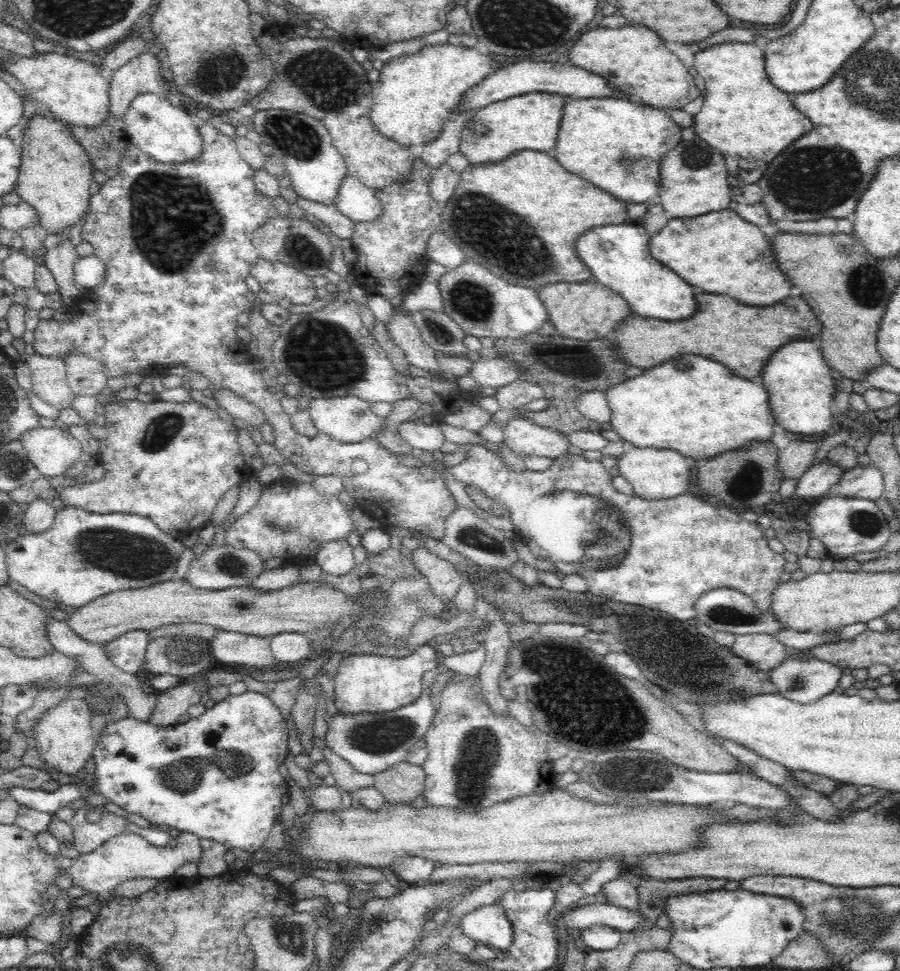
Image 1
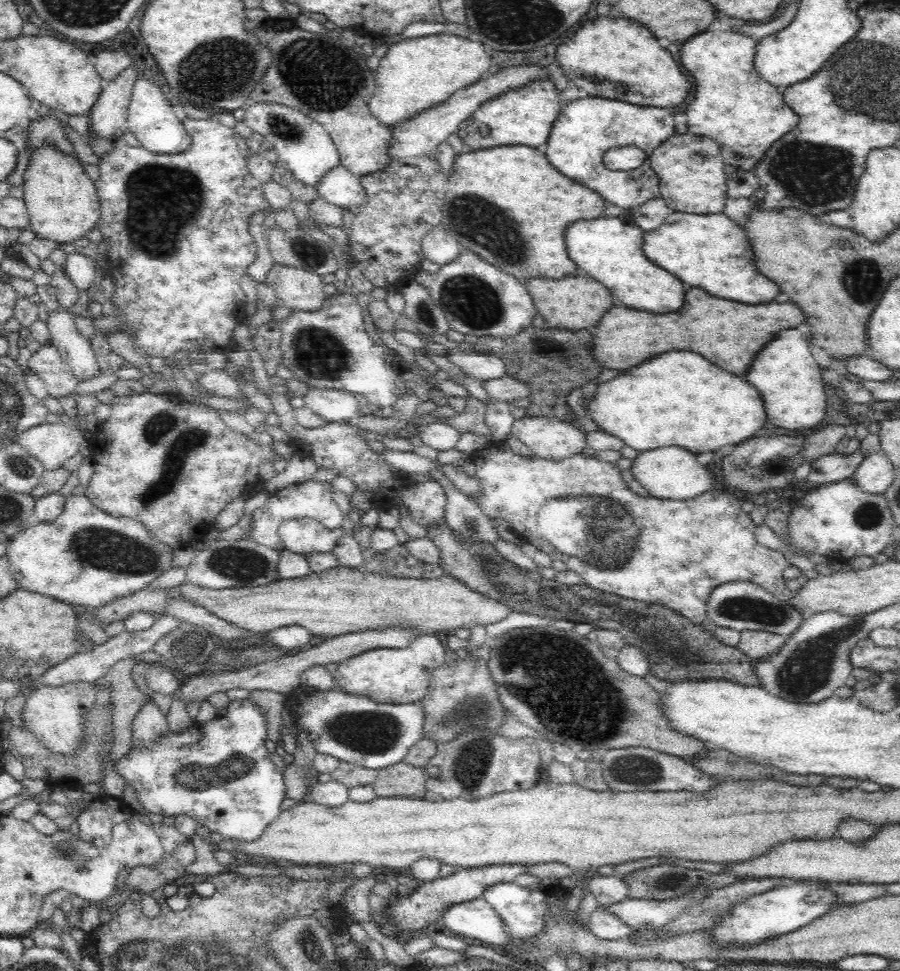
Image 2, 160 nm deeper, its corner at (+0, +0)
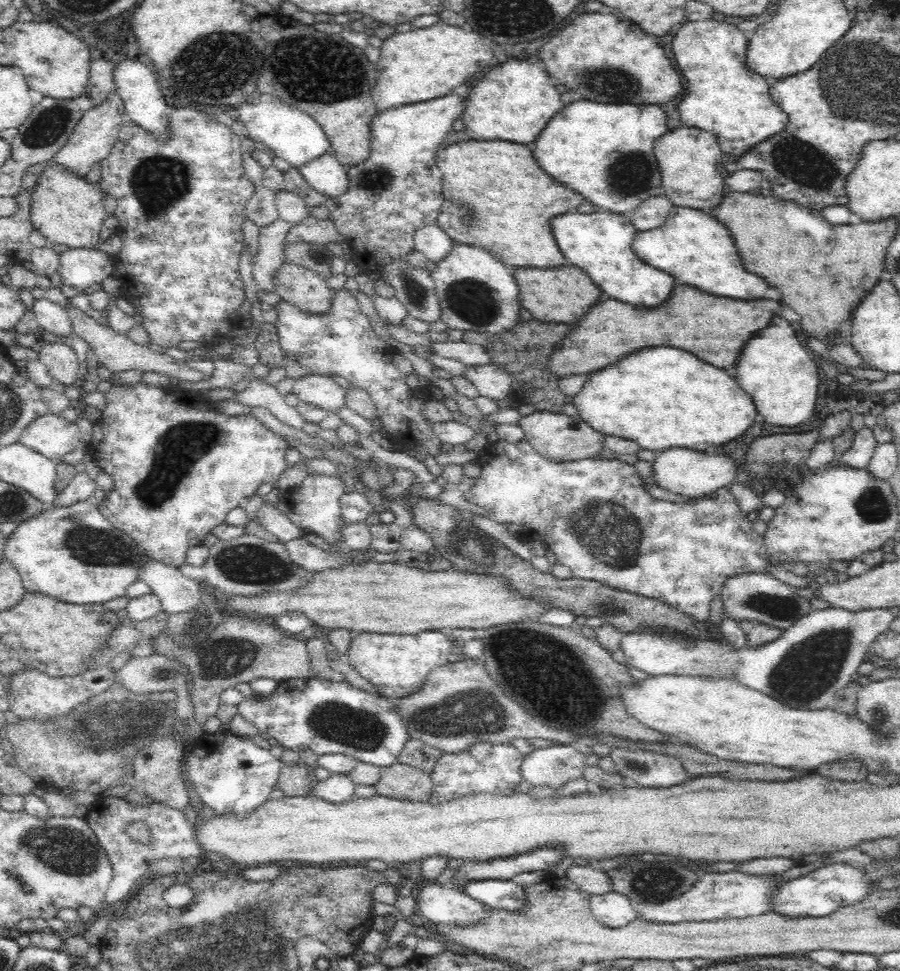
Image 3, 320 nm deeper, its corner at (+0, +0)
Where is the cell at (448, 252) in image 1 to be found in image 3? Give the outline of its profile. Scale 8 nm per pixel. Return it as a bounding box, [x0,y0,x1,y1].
[413,225,453,261]

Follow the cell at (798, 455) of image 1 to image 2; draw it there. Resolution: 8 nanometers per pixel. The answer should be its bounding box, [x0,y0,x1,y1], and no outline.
[801,423,846,461]

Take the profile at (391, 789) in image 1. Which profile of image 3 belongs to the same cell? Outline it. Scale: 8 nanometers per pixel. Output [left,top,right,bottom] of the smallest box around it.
[375,762,432,802]

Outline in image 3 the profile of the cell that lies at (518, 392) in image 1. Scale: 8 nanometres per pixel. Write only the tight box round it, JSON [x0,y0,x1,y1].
[462,362,511,400]

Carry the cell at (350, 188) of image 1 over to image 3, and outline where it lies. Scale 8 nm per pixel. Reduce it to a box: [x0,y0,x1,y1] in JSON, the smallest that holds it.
[298,153,347,198]

